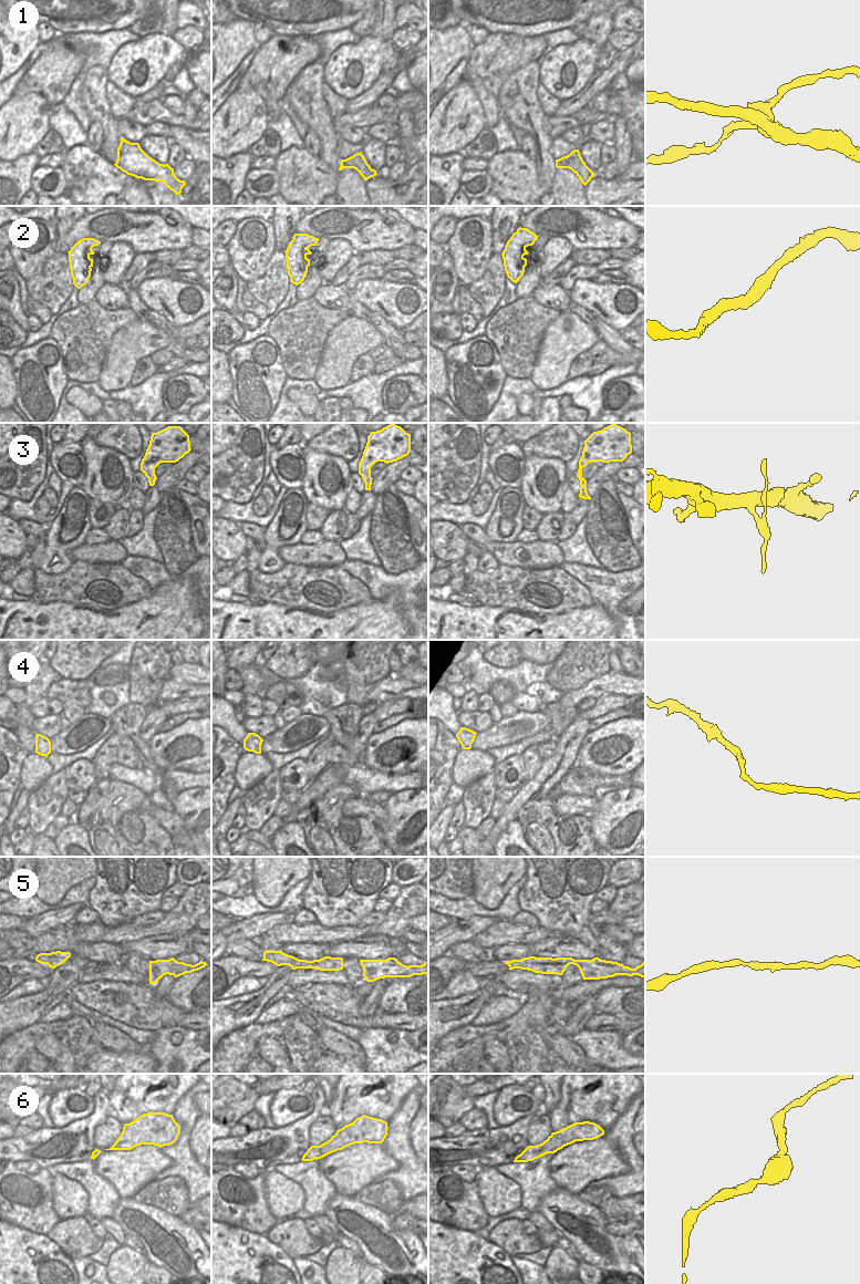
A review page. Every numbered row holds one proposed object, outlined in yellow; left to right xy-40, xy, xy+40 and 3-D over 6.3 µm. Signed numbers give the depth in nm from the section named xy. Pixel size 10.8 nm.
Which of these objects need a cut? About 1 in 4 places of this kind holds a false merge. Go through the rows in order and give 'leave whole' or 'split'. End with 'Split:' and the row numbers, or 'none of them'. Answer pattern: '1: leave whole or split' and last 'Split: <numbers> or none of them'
1: split
2: leave whole
3: split
4: leave whole
5: leave whole
6: leave whole
Split: 1, 3

